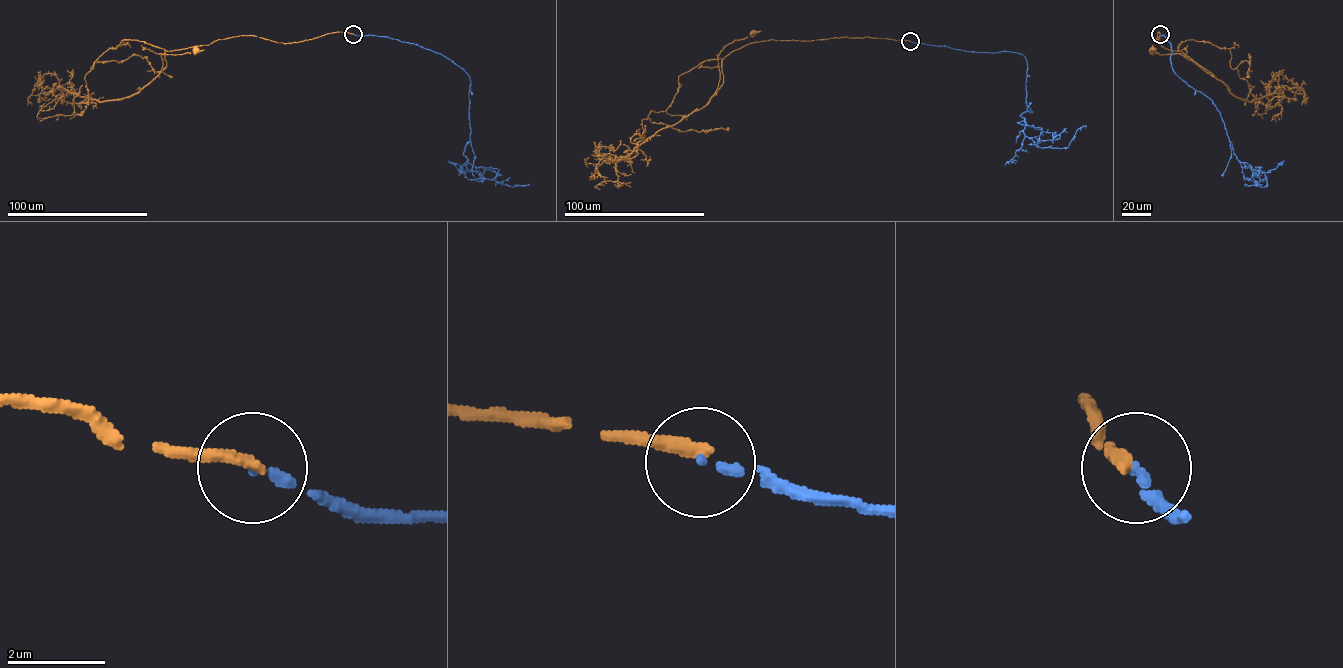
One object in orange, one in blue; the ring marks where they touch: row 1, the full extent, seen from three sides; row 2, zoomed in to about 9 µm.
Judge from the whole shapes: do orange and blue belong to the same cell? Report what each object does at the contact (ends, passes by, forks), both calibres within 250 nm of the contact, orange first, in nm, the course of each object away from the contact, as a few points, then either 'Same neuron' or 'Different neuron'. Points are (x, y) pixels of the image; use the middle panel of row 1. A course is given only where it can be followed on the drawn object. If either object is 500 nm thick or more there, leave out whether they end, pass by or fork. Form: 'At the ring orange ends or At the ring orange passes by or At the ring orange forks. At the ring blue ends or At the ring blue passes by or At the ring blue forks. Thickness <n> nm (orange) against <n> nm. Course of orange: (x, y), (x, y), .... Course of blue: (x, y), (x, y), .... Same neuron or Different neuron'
At the ring orange ends. At the ring blue ends. Thickness 280 nm (orange) against 150 nm. Course of orange: (910, 41), (865, 36), (750, 43), (722, 60), (723, 83), (714, 94), (720, 79), (719, 52), (751, 34). Course of blue: (910, 41), (1020, 53), (1027, 69), (1028, 106), (1020, 115), (1025, 135), (1038, 147), (1067, 148), (1085, 128). Different neuron

